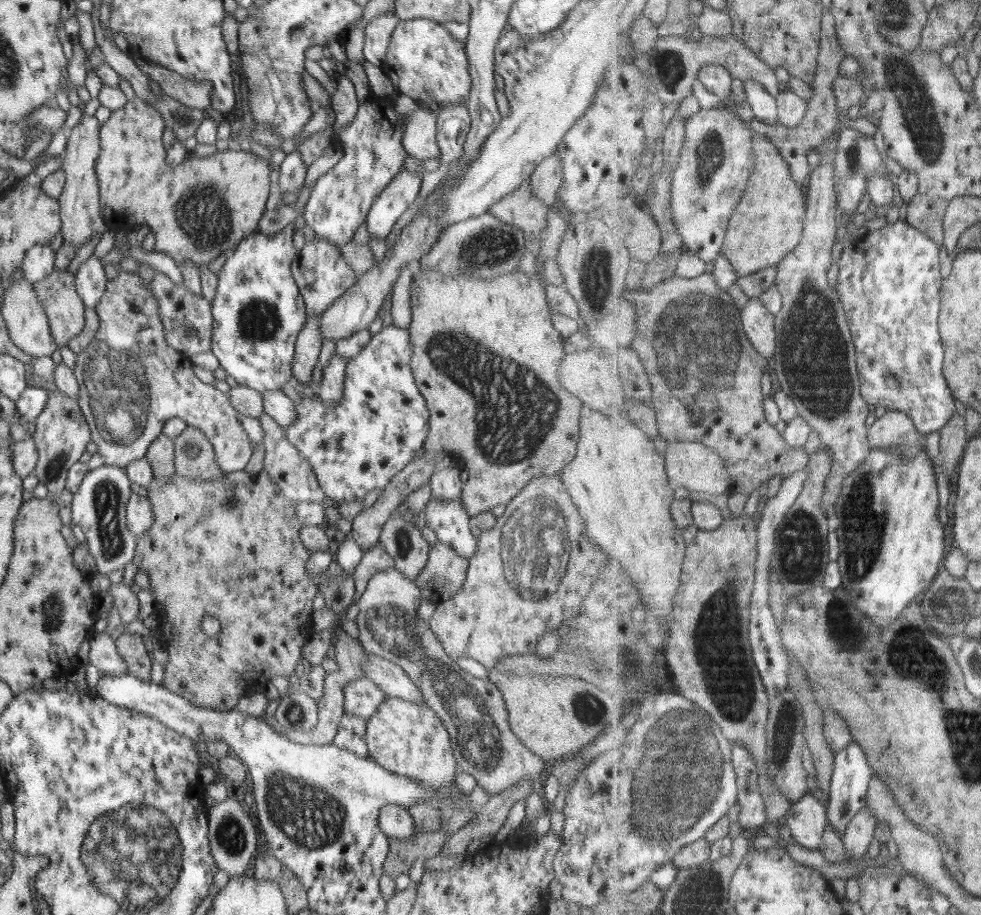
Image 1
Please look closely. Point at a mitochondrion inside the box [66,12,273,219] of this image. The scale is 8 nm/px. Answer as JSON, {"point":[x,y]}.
{"point":[177,118]}

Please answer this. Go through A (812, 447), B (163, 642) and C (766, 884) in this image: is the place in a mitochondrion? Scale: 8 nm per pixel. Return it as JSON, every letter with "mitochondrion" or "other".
{"A":"other","B":"other","C":"other"}

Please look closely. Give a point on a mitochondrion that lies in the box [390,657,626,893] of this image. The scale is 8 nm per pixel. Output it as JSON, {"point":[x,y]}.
{"point":[481,746]}

